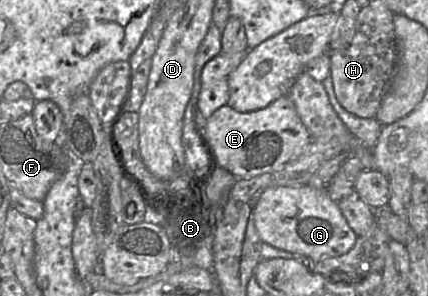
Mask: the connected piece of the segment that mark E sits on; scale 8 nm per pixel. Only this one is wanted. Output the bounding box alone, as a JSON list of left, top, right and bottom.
[205,95,312,179]

